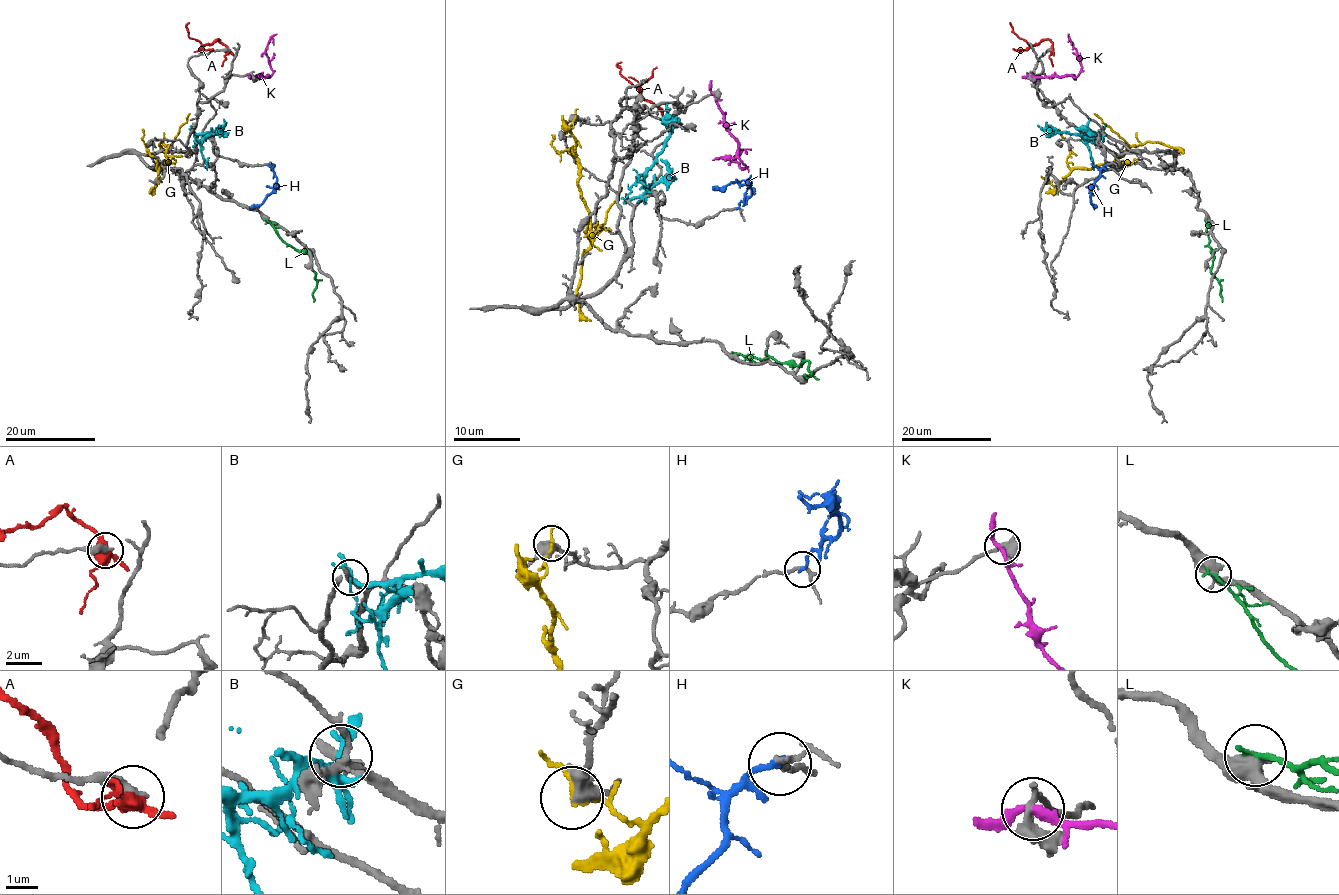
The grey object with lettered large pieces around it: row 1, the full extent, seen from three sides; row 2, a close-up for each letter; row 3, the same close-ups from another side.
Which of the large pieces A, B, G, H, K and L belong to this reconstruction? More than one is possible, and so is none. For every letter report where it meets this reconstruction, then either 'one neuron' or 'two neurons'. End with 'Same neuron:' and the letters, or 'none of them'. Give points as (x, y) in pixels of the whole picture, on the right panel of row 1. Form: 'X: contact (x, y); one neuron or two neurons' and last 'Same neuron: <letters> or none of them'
A: contact (1051, 50); two neurons
B: contact (1102, 132); two neurons
G: contact (1045, 183); two neurons
H: contact (1108, 164); two neurons
K: contact (1030, 75); two neurons
L: contact (1205, 220); two neurons
Same neuron: none of them

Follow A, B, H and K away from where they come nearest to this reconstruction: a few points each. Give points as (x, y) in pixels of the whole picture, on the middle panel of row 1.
A: (679, 123), (669, 125), (664, 120), (662, 112), (626, 78), (617, 66), (621, 61)
B: (627, 199), (639, 197), (646, 190), (644, 172), (669, 135), (667, 103)
H: (738, 209), (751, 194), (748, 185), (731, 182), (713, 189)
K: (714, 93), (723, 125), (738, 143), (738, 155), (746, 165), (743, 169), (734, 162), (743, 150), (746, 153)

